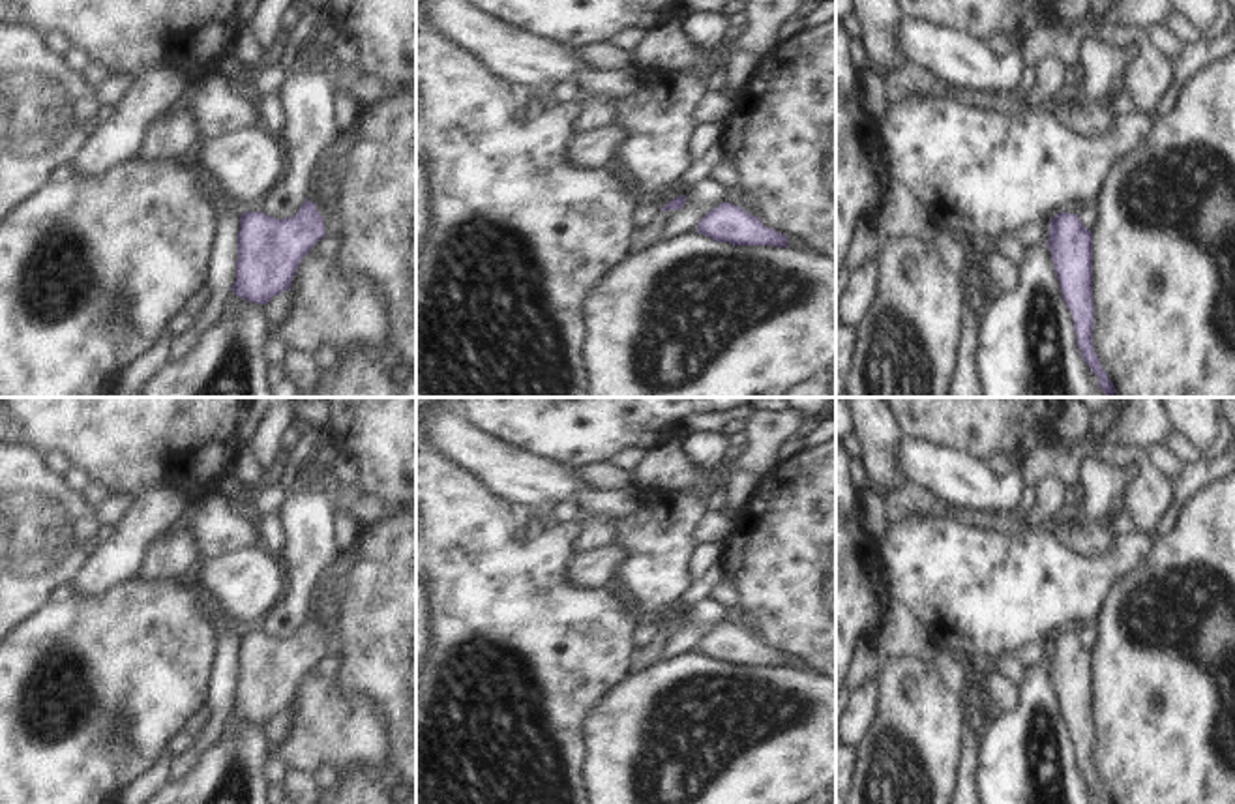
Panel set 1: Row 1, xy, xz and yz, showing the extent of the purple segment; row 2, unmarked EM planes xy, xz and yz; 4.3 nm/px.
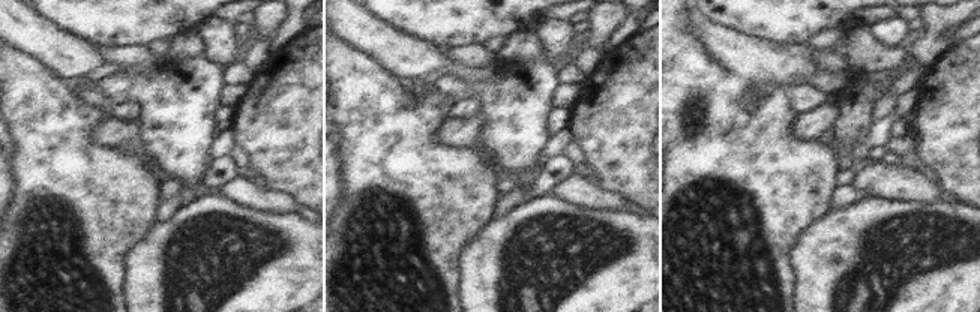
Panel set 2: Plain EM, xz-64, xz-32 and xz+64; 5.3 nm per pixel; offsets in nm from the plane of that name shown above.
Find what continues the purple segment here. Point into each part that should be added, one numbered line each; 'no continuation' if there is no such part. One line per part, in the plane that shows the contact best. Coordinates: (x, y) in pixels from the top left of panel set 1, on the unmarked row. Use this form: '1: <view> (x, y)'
1: xz (651, 653).

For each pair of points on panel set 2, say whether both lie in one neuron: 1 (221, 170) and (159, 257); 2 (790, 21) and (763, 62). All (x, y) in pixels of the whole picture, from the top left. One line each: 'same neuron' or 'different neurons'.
1: different neurons
2: different neurons

